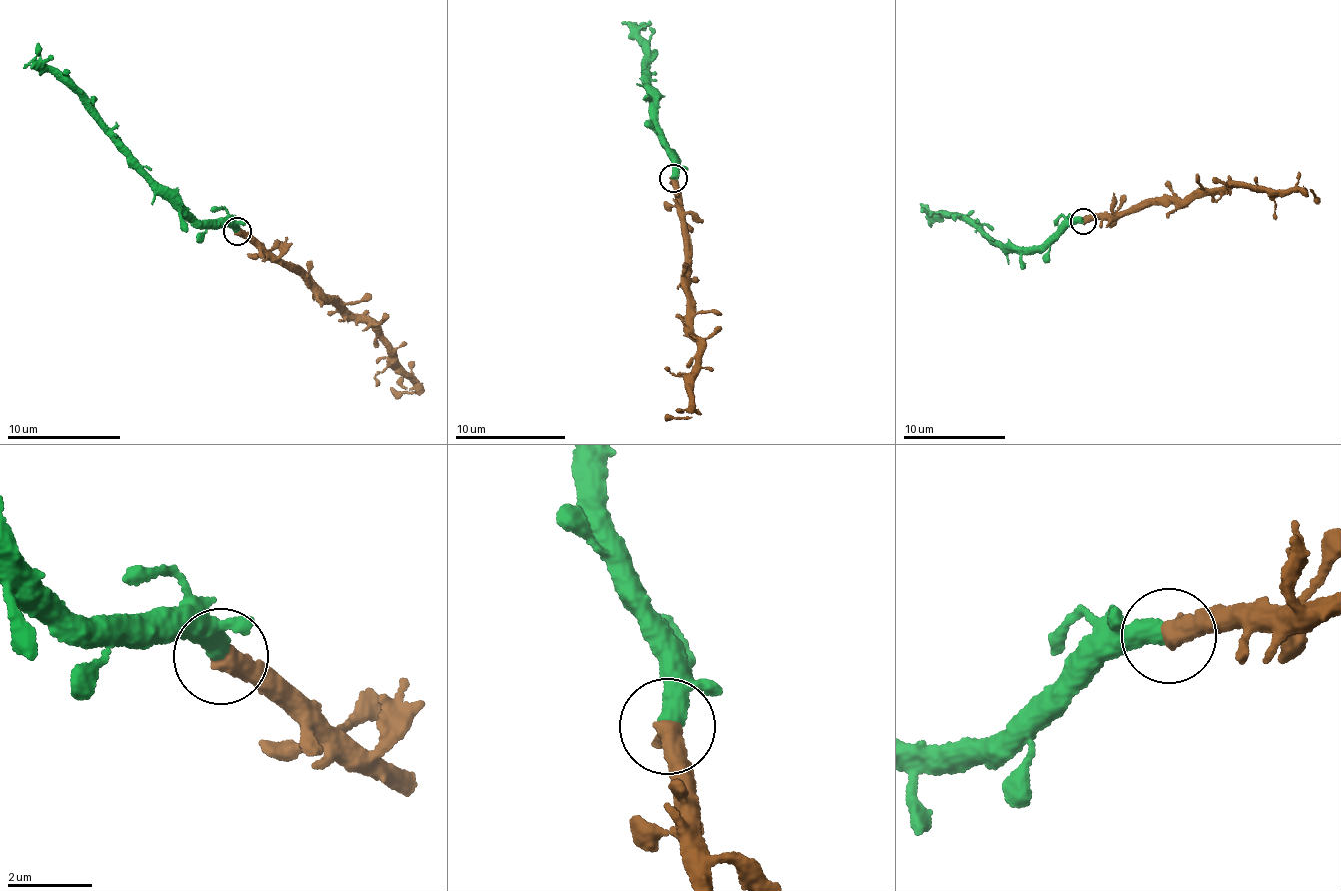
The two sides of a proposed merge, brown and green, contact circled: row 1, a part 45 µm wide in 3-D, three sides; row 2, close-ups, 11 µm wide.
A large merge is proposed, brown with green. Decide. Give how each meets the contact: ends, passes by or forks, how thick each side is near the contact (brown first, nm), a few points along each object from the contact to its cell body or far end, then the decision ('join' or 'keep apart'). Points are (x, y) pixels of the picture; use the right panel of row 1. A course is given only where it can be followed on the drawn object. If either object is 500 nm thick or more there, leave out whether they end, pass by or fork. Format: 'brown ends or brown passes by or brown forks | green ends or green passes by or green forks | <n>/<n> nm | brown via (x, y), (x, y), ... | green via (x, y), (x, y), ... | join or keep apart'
550/500 nm | brown via (1082, 220), (1249, 185), (1283, 191), (1297, 188), (1318, 198) | green via (1082, 220), (1057, 226), (1043, 243), (1014, 250), (958, 218), (934, 216), (920, 203) | join

